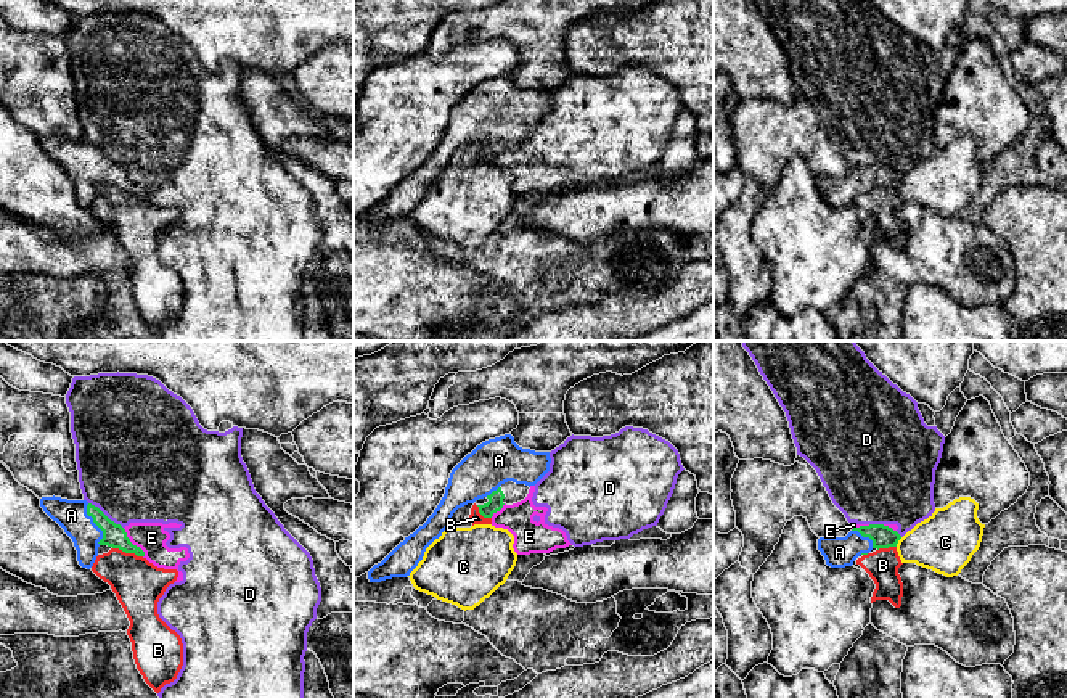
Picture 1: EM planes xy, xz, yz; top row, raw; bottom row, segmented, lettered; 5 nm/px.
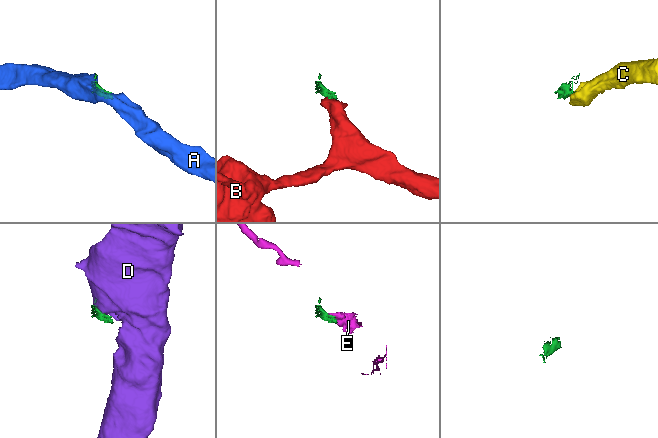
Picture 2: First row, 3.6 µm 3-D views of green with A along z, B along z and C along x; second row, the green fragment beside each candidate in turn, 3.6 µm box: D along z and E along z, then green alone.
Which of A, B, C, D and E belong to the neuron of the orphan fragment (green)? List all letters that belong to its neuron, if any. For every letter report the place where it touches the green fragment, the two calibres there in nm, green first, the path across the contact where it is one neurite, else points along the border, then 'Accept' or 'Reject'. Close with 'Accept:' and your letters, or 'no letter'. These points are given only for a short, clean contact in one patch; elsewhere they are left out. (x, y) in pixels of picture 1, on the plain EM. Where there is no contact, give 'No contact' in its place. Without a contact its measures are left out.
A: Touches green at xy (95, 163). Thickness 120 nm (green) against 160 nm. Accept
B: Touches green at xy (127, 192). Thickness 120 nm (green) against 240 nm. Boundary: xy (113, 187), (142, 197). Reject
C: Touches green at yz (897, 182). Thickness 110 nm (green) against 300 nm. Boundary: yz (902, 177), (895, 185). Reject
D: Touches green at xy (105, 155). Thickness 120 nm (green) against 480 nm. Reject
E: Touches green at xy (132, 184). Thickness 120 nm (green) against 150 nm. Boundary: xy (122, 168), (126, 176), (143, 192), (143, 197). Reject
Accept: A

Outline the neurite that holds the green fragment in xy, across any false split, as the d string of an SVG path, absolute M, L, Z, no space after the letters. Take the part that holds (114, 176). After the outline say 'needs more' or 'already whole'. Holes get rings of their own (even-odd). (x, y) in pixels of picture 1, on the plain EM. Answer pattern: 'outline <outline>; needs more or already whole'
outline M53 135L42 137L40 146L72 179L82 207L90 209L93 206L100 185L145 196L145 191L130 182L121 164L111 161L87 140L67 140Z; needs more

